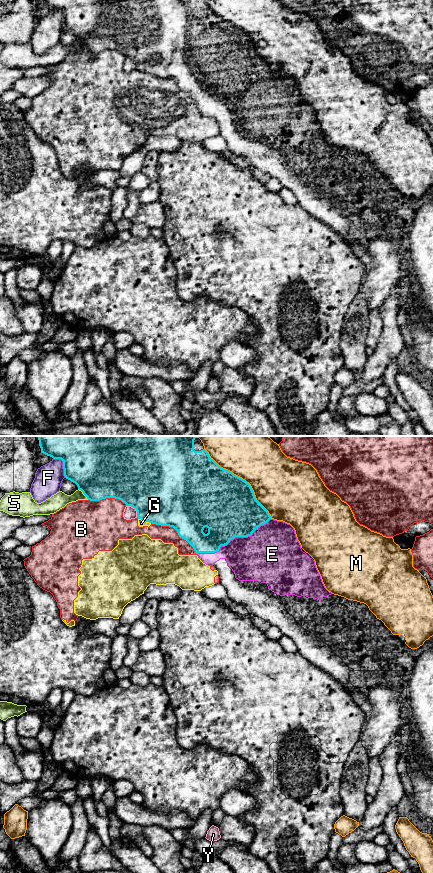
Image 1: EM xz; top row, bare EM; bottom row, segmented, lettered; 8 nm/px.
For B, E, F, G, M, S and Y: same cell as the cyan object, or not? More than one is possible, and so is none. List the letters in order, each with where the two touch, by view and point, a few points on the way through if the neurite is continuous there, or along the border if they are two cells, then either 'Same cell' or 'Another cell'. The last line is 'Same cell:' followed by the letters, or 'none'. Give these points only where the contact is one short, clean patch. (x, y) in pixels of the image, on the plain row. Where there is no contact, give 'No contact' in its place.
B: Touches cyan at xz (176, 82). Another cell
E: Touches cyan at xz (233, 90). Same cell
F: Touches cyan at xz (63, 17). Another cell
G: Touches cyan at xz (144, 72). Another cell
M: Touches cyan at xz (241, 30). Another cell
S: Touches cyan at xz (83, 45). Another cell
Y: Touches cyan at xz (135, 60). Another cell
Same cell: E

